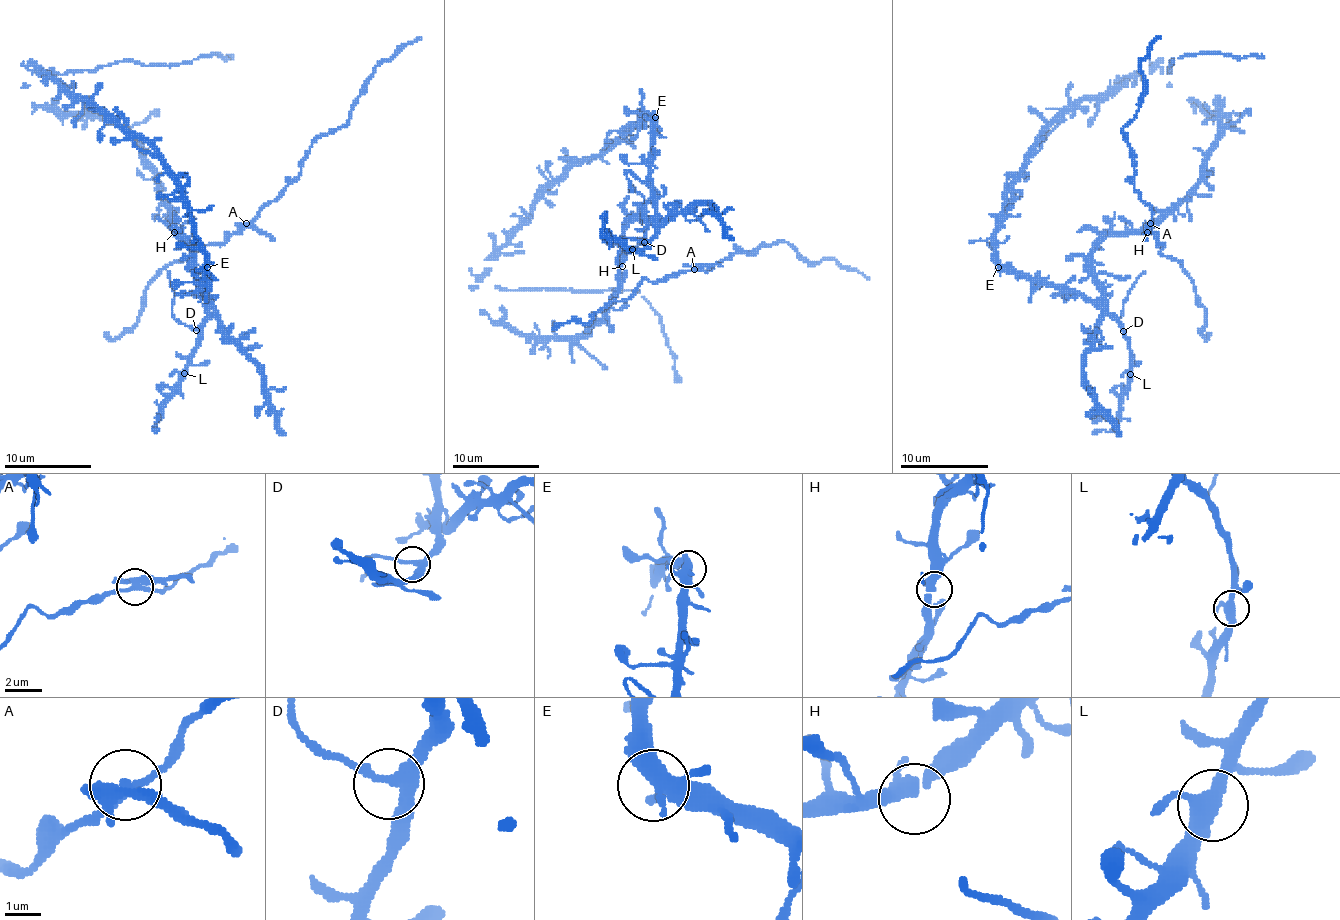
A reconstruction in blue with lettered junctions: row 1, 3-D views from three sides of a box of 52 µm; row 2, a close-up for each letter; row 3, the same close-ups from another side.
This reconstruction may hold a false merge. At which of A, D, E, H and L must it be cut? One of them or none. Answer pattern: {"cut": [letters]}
{"cut": ["A"]}

